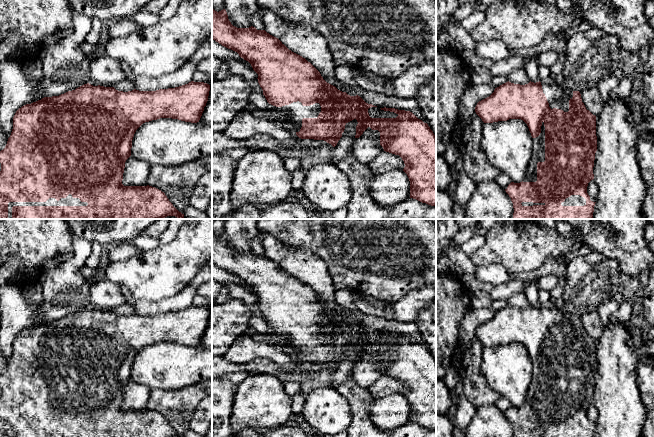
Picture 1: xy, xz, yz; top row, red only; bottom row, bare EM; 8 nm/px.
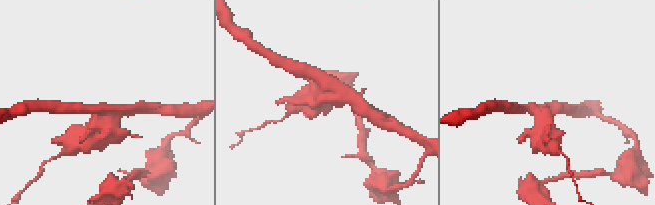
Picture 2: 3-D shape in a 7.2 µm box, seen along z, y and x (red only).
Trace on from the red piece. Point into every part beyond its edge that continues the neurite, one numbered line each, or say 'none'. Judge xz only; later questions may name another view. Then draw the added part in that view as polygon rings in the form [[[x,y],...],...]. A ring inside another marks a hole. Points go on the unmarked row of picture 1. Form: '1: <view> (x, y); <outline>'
1: xz (293, 337); [[[299,325],[282,331],[276,331],[268,327],[266,334],[270,336],[280,336],[284,339],[284,343],[280,346],[291,347],[293,354],[299,356],[302,351],[302,343],[317,342],[321,336],[321,330],[319,327],[303,330]]]

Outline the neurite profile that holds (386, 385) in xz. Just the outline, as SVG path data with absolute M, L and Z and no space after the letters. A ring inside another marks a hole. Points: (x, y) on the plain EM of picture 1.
M383 375L380 379L373 382L367 389L373 399L383 398L391 394L403 394L405 391L404 385L399 379L386 375Z

